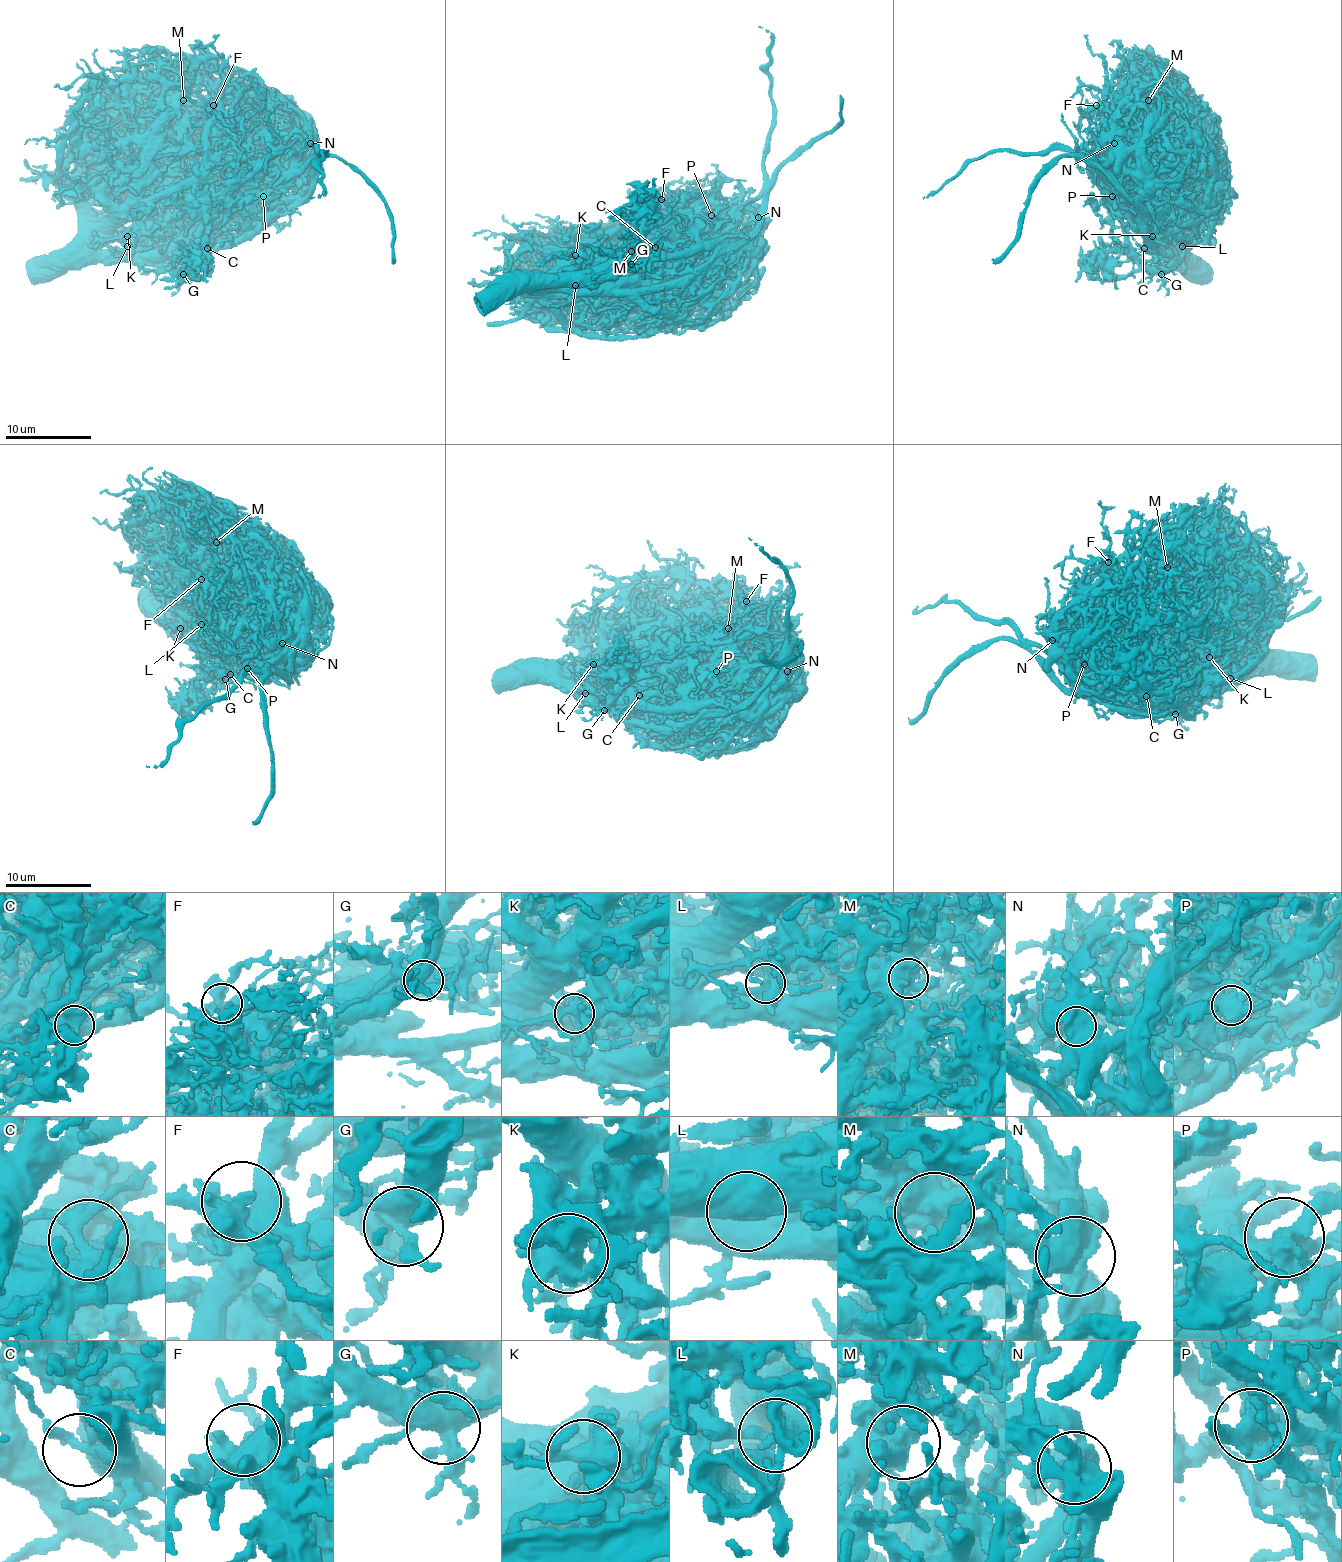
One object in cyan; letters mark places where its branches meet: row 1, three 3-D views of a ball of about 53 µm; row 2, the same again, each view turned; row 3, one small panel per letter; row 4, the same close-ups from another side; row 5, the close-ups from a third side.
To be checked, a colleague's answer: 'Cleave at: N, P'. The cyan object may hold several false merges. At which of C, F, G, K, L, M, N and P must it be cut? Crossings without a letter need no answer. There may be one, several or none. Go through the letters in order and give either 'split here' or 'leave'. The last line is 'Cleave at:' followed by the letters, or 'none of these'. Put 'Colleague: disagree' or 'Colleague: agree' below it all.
C: leave
F: leave
G: leave
K: leave
L: leave
M: leave
N: split here
P: split here
Cleave at: N, P
Colleague: agree

